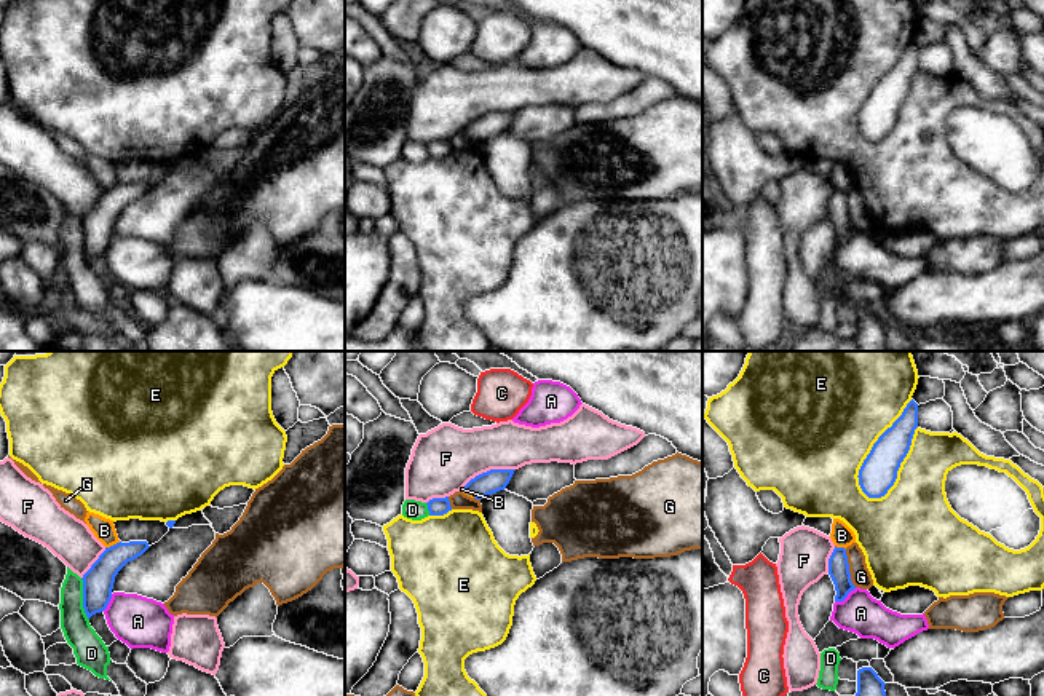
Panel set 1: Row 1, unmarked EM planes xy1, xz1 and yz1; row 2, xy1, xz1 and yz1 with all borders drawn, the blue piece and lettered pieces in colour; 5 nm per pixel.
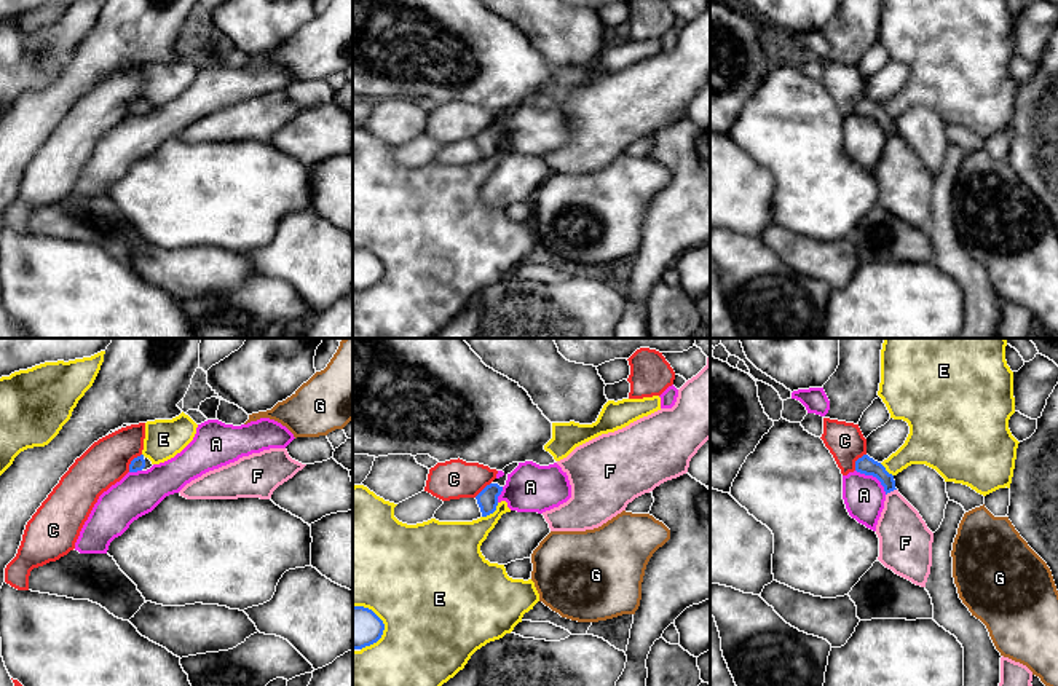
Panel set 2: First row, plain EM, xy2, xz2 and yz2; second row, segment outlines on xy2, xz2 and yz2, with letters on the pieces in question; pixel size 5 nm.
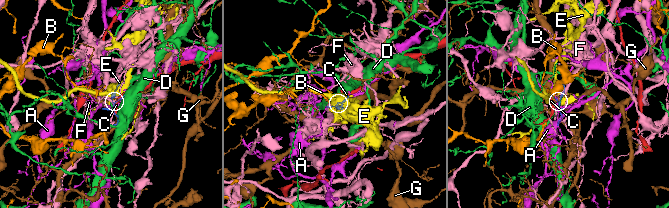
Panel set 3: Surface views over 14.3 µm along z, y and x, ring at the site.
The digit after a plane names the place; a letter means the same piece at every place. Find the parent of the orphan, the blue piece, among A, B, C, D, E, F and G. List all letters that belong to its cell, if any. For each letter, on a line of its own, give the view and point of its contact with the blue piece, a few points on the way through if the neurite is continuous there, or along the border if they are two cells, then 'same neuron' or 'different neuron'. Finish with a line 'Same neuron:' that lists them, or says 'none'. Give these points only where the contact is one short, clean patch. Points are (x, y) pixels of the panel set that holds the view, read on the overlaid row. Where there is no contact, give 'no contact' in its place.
A: contact yz2 (873, 476); different neuron
B: contact xy1 (114, 545); border xy1 (120, 541), (106, 548); different neuron
C: contact xy2 (131, 461); border xy2 (141, 453), (131, 461), (128, 471); different neuron
D: contact xy1 (83, 599); different neuron
E: contact yz1 (872, 449); different neuron
F: contact xz1 (487, 471); different neuron
G: contact yz1 (848, 569); different neuron
Same neuron: none

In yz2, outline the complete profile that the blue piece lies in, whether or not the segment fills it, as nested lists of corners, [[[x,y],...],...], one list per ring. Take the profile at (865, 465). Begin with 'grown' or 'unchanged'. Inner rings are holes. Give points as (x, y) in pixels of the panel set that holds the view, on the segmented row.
unchanged; [[[863,455],[855,461],[855,471],[865,475],[876,477],[884,487],[886,495],[897,490],[894,475],[889,474],[881,463],[874,461],[868,455]]]

